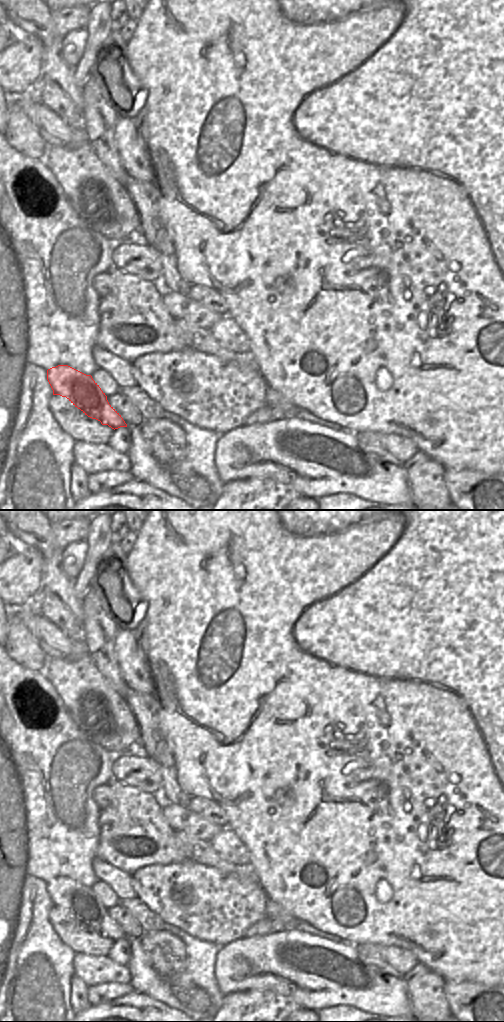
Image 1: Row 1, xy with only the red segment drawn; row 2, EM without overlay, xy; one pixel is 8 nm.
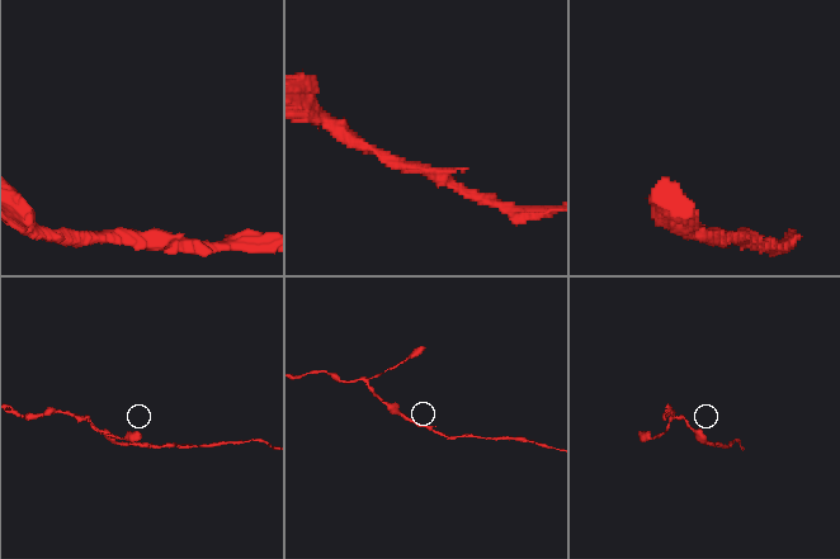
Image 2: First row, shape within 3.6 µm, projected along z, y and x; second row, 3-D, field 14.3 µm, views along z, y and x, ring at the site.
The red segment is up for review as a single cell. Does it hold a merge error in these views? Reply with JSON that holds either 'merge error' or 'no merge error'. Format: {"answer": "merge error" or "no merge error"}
{"answer": "no merge error"}

